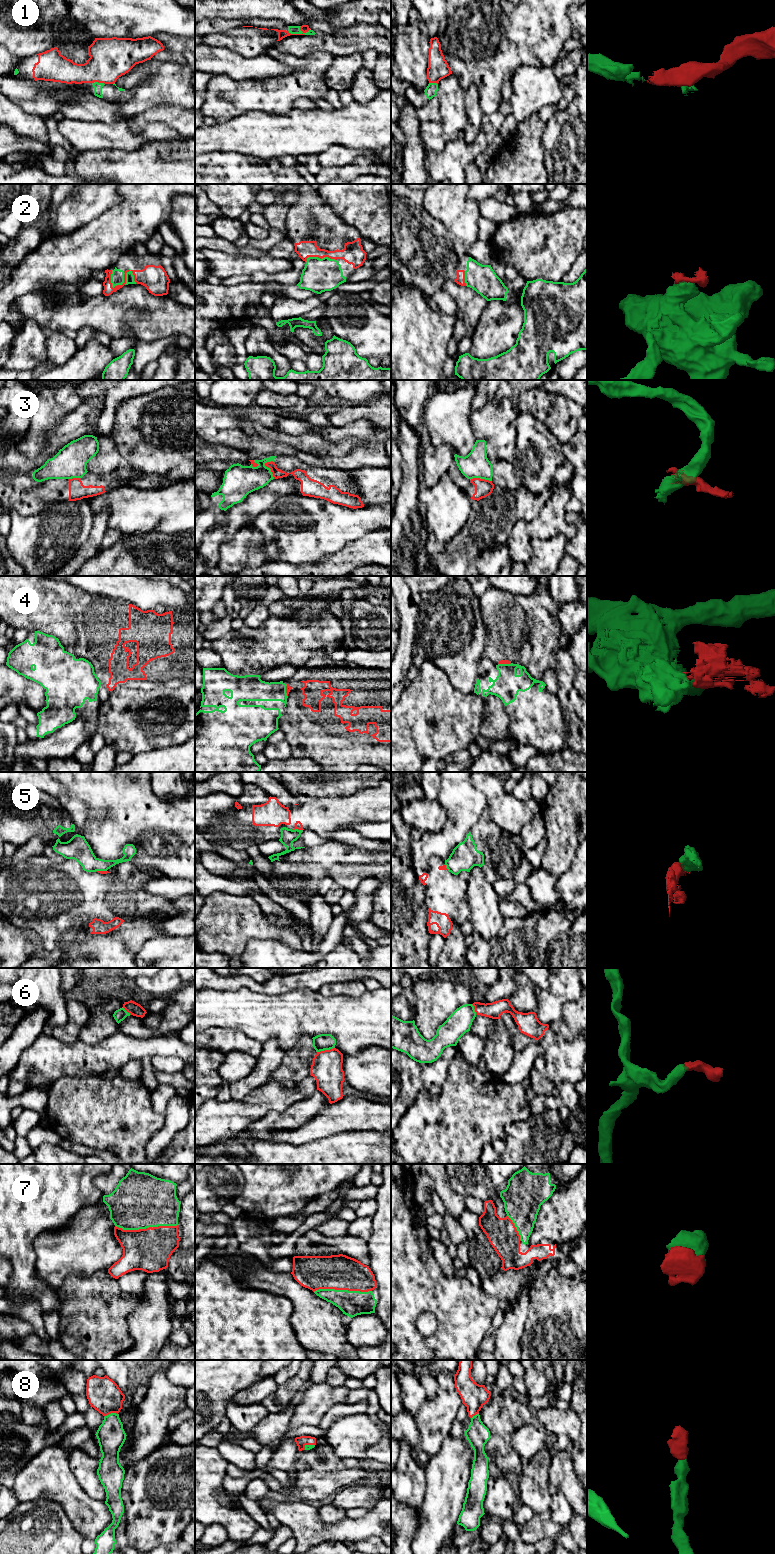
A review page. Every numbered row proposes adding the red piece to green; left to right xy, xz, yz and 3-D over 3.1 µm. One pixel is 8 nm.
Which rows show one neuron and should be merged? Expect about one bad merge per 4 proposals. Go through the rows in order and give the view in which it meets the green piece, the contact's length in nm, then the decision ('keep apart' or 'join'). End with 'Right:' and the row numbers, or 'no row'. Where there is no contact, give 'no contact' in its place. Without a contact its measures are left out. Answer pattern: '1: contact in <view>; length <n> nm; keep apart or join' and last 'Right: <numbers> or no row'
1: contact in xz; length 190 nm; join
2: contact in xy; length 240 nm; join
3: contact in xz; length 160 nm; keep apart
4: contact in xz; length 100 nm; keep apart
5: contact in xz; length 100 nm; keep apart
6: contact in xz; length 150 nm; join
7: contact in xy; length 500 nm; join
8: contact in xy; length 120 nm; join
Right: 1, 2, 6, 7, 8

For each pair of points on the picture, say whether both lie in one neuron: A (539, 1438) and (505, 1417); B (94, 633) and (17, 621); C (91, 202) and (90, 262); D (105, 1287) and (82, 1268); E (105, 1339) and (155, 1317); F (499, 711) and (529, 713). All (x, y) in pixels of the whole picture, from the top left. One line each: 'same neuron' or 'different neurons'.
A: different neurons
B: same neuron
C: different neurons
D: different neurons
E: different neurons
F: different neurons

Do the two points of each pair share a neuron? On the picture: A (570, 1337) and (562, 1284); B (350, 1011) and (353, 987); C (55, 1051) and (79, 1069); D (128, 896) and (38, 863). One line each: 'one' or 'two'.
A: one
B: two
C: one
D: one

